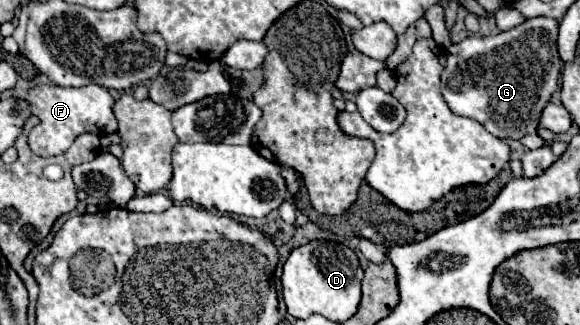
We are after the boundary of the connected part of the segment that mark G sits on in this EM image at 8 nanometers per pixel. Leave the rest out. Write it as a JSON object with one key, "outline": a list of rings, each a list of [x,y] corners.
{"outline":[[[552,17],[526,19],[512,31],[498,33],[494,37],[468,37],[458,45],[448,49],[448,63],[442,71],[442,95],[448,107],[456,115],[470,117],[486,127],[498,139],[522,139],[524,135],[534,135],[540,127],[542,109],[548,105],[552,93],[558,85],[560,75],[560,55],[556,49],[558,21]]]}

